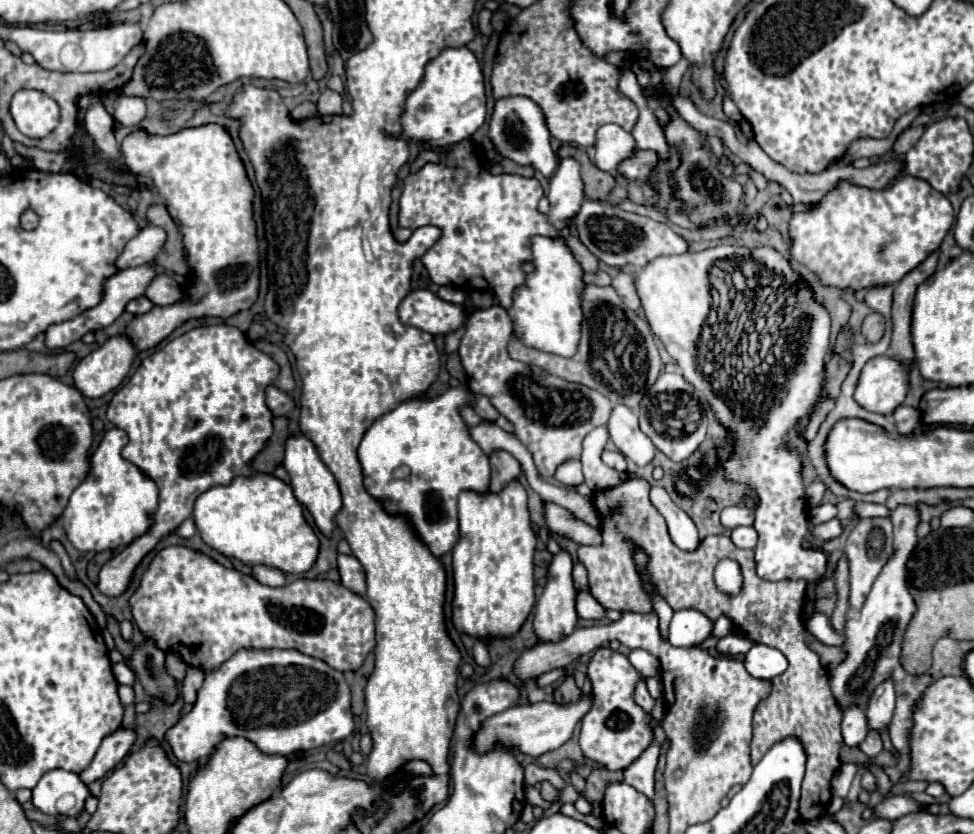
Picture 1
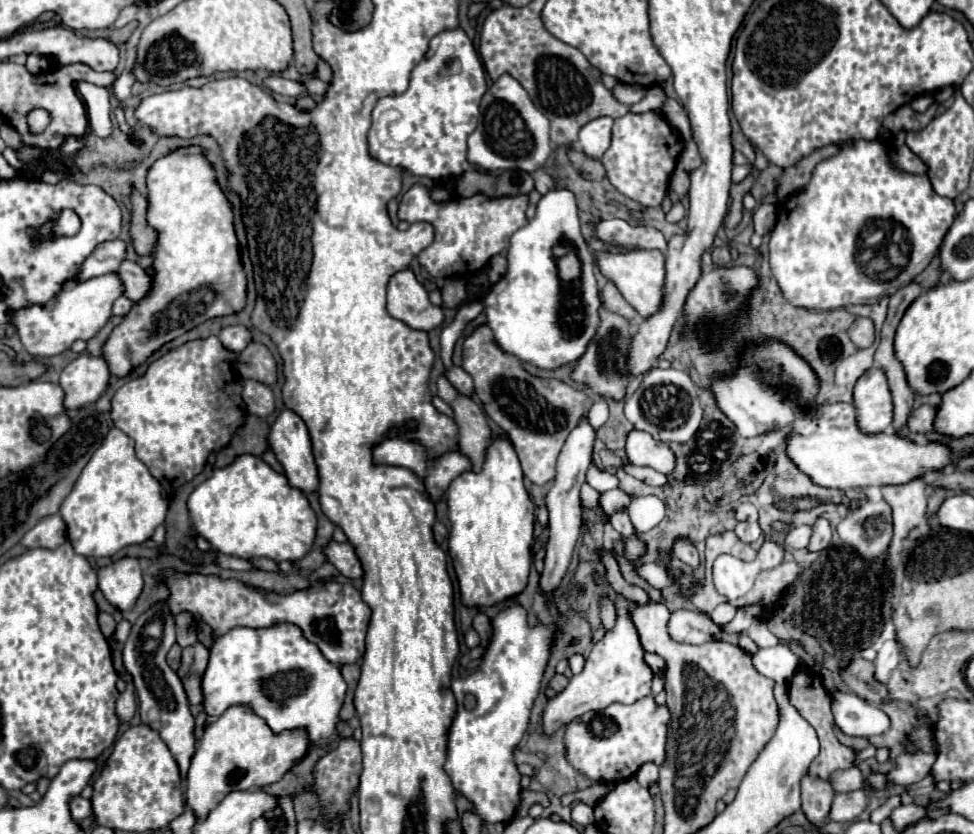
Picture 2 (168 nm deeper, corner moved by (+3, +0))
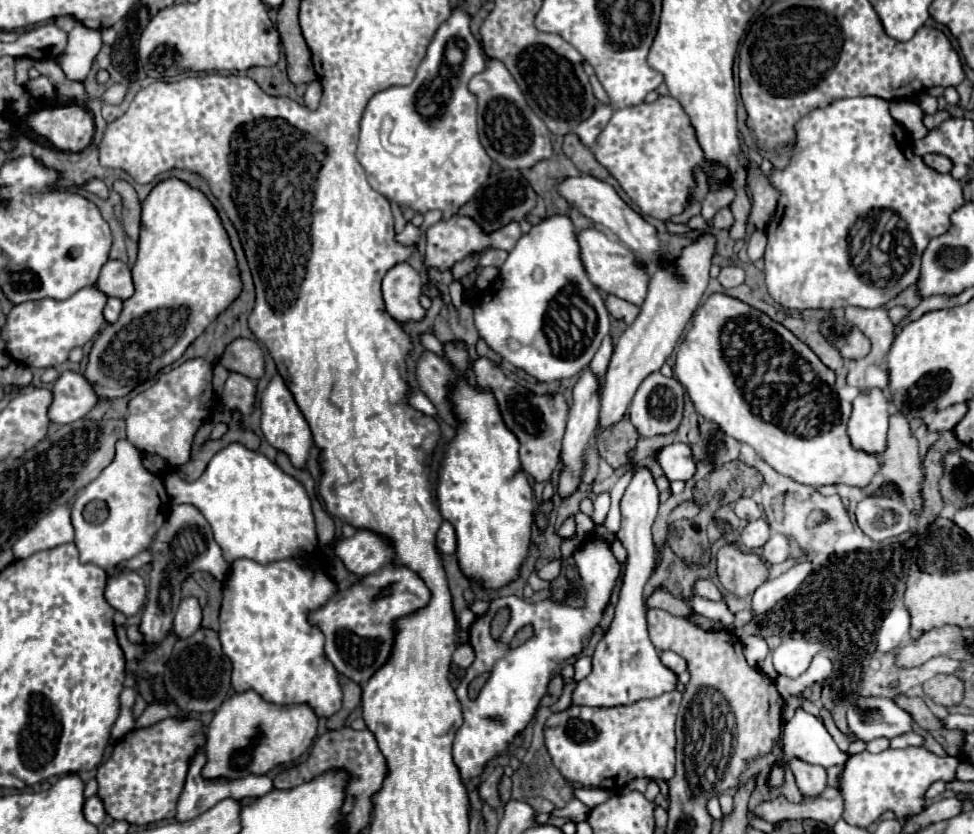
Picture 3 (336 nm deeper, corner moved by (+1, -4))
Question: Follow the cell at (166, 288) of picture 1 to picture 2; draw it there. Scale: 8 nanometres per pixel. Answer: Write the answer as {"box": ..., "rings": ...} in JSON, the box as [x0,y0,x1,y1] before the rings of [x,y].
{"box":[117,261,151,301],"rings":[[[121,261],[121,265],[117,267],[117,277],[121,279],[123,285],[123,295],[131,301],[139,301],[141,297],[147,295],[149,287],[151,287],[151,275],[137,265],[135,261]]]}

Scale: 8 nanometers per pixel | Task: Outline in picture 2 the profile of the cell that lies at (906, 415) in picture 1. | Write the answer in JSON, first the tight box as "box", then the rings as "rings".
{"box":[907,405,937,433],"rings":[[[921,405],[919,409],[915,409],[909,417],[911,423],[907,423],[907,427],[911,427],[911,431],[915,433],[931,433],[933,429],[933,421],[935,421],[935,413],[937,409],[931,405]]]}

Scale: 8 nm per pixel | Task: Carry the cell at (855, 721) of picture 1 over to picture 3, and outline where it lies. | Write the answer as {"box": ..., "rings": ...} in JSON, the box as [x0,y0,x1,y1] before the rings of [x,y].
{"box":[847,697,913,741],"rings":[[[861,697],[855,705],[849,707],[847,711],[847,723],[849,723],[849,731],[861,739],[861,741],[873,741],[877,737],[885,737],[885,739],[893,739],[897,735],[909,733],[913,729],[913,719],[907,711],[903,711],[901,707],[897,707],[889,697]]]}

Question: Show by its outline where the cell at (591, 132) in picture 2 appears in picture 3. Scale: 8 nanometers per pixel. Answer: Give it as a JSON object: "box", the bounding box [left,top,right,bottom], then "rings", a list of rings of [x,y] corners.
{"box":[575,103,613,149],"rings":[[[601,103],[601,105],[597,105],[595,113],[593,113],[587,121],[579,123],[579,129],[575,129],[575,133],[579,135],[579,139],[583,141],[583,145],[595,149],[597,137],[599,137],[599,133],[605,129],[607,121],[611,119],[611,113],[613,113],[611,105],[603,105],[603,103]]]}

